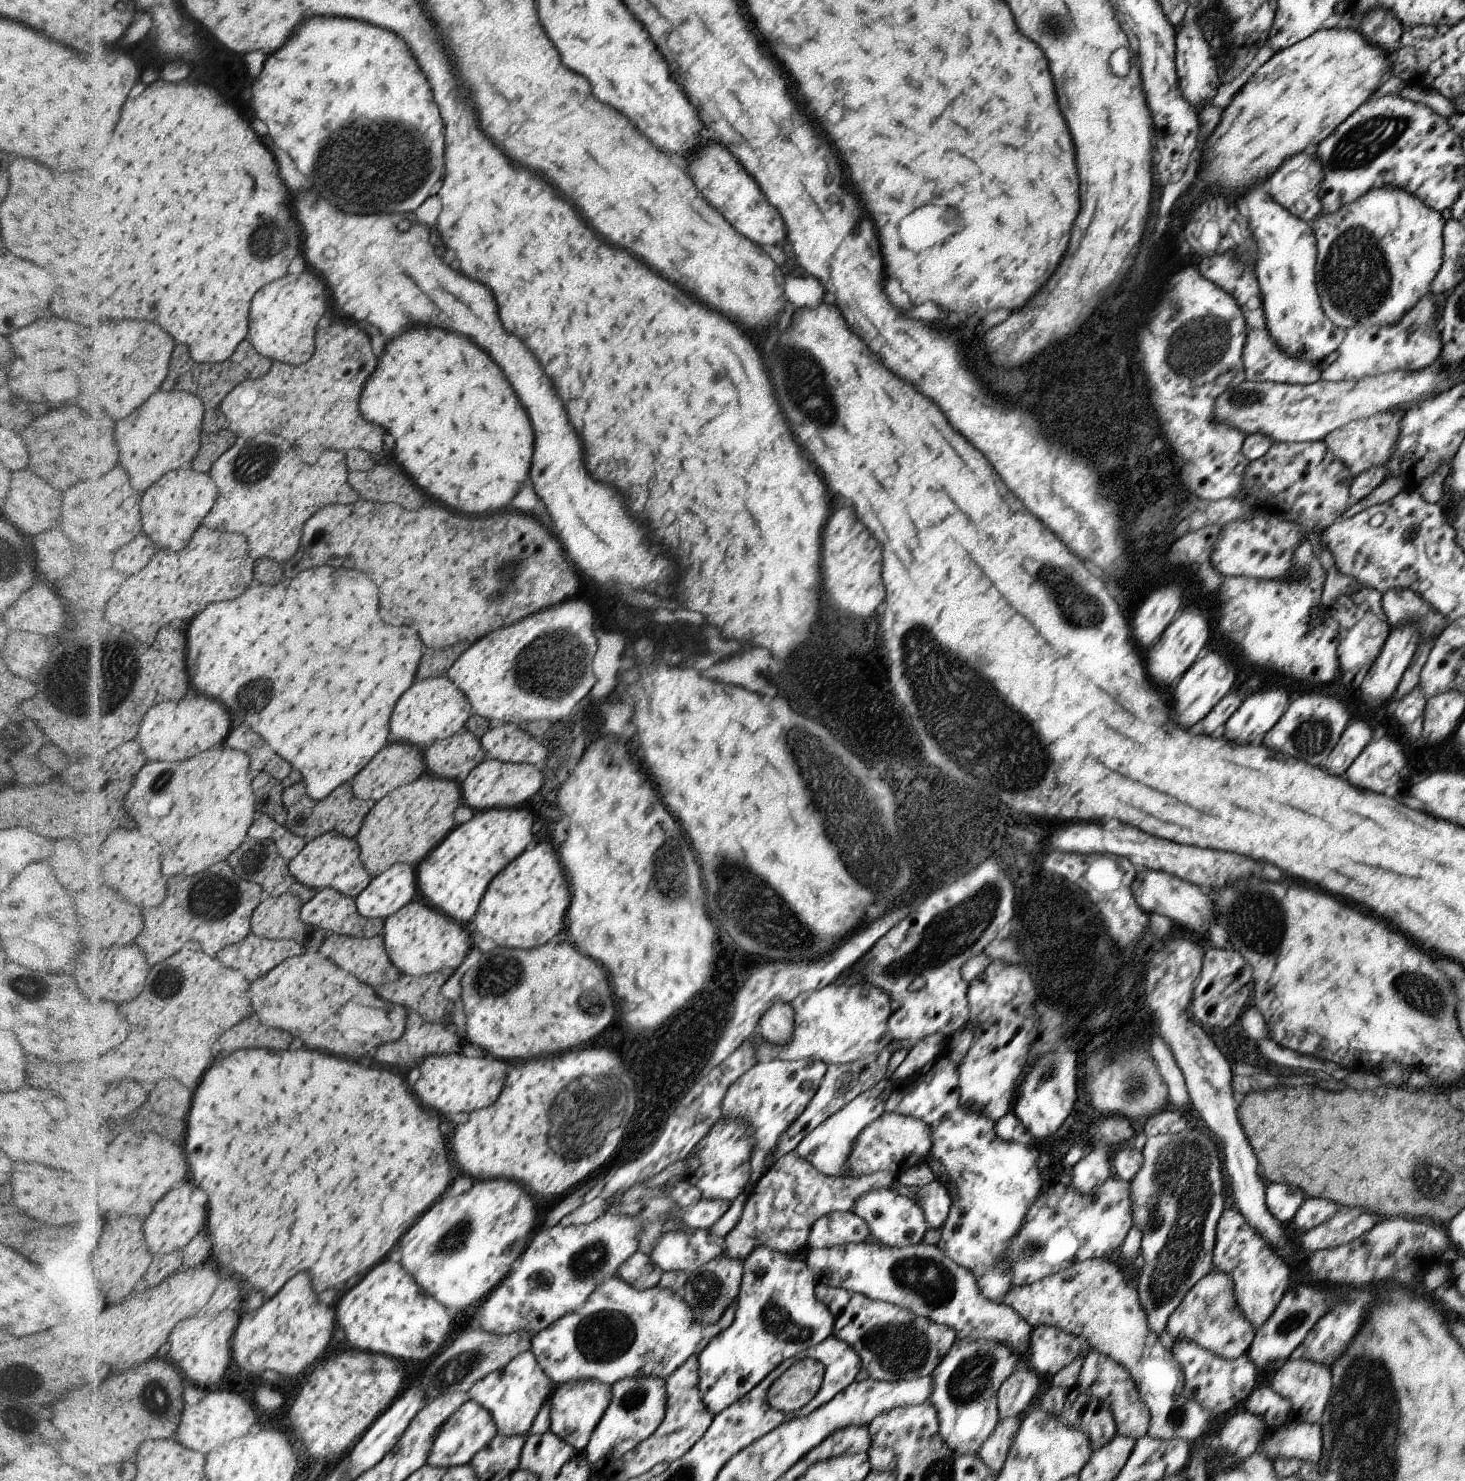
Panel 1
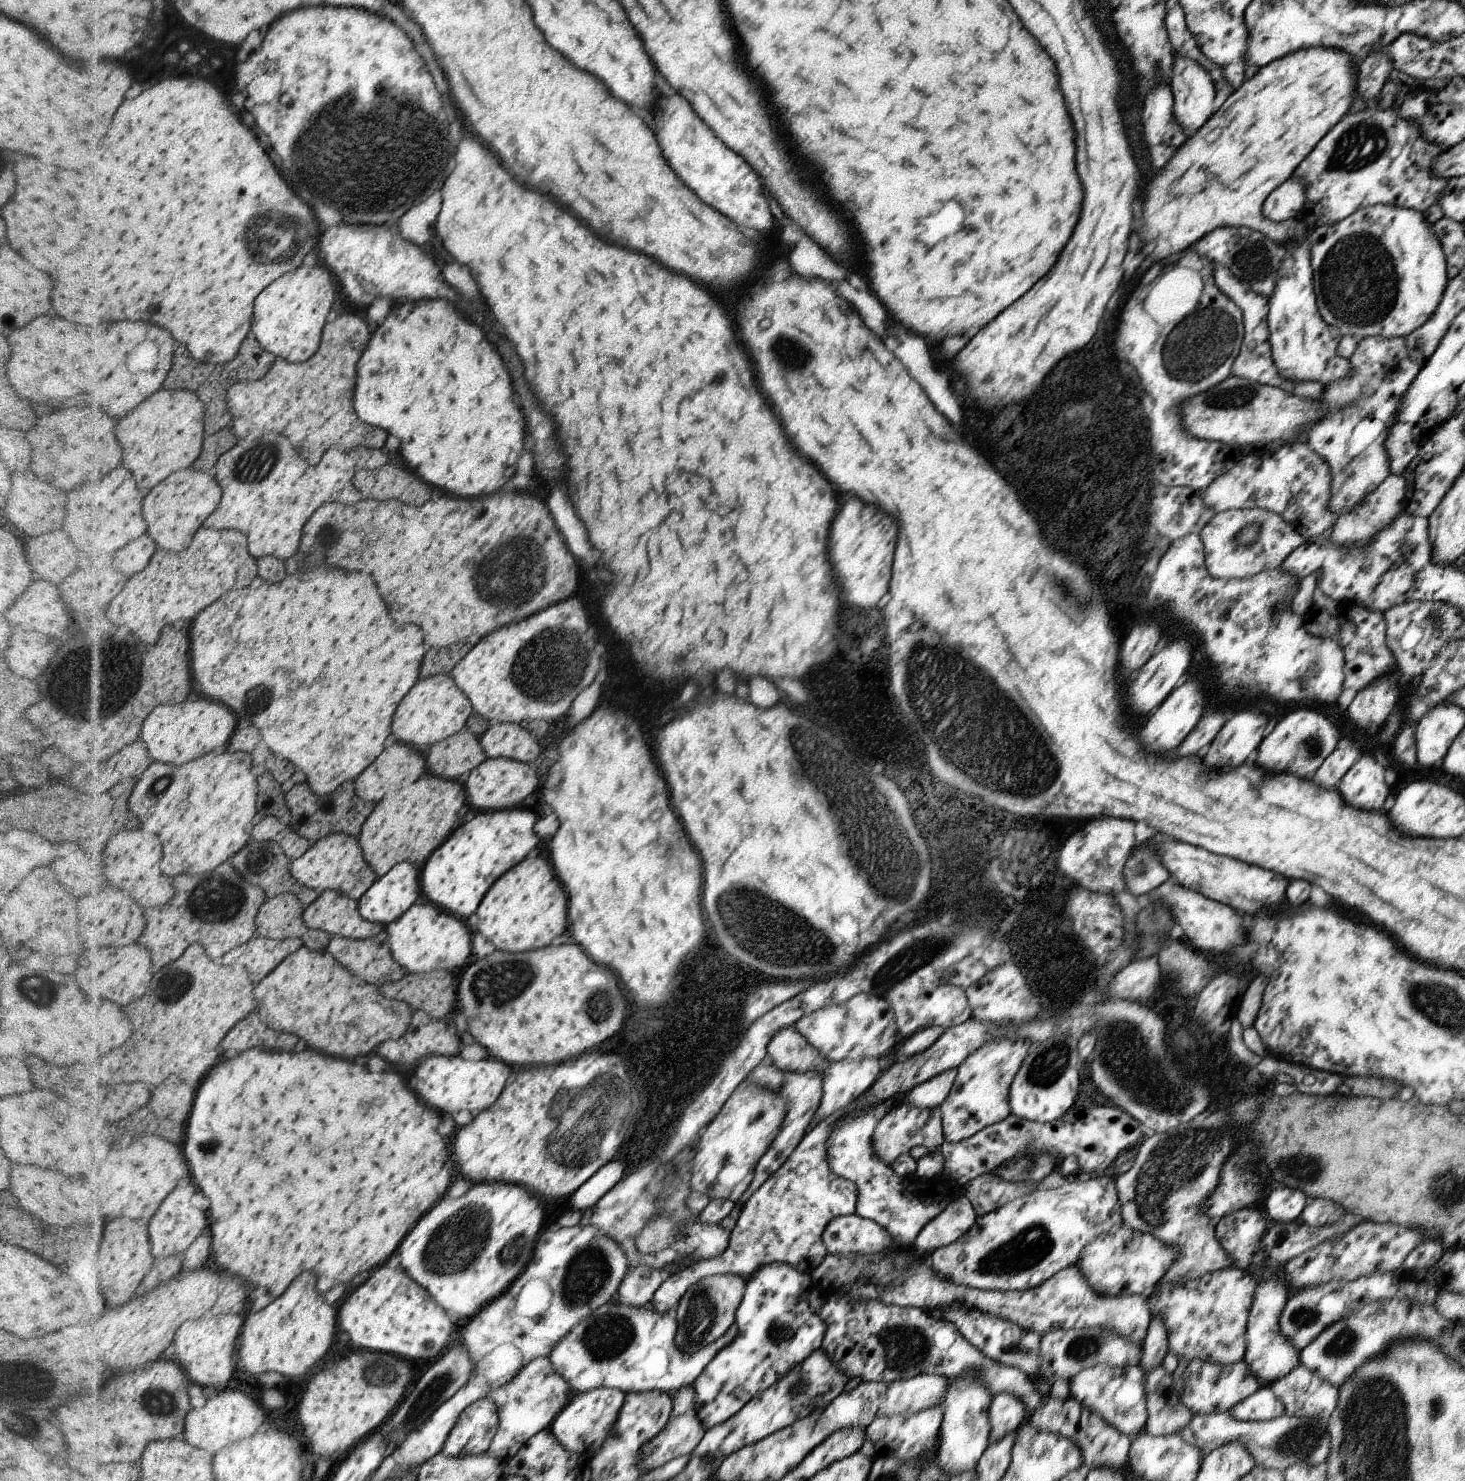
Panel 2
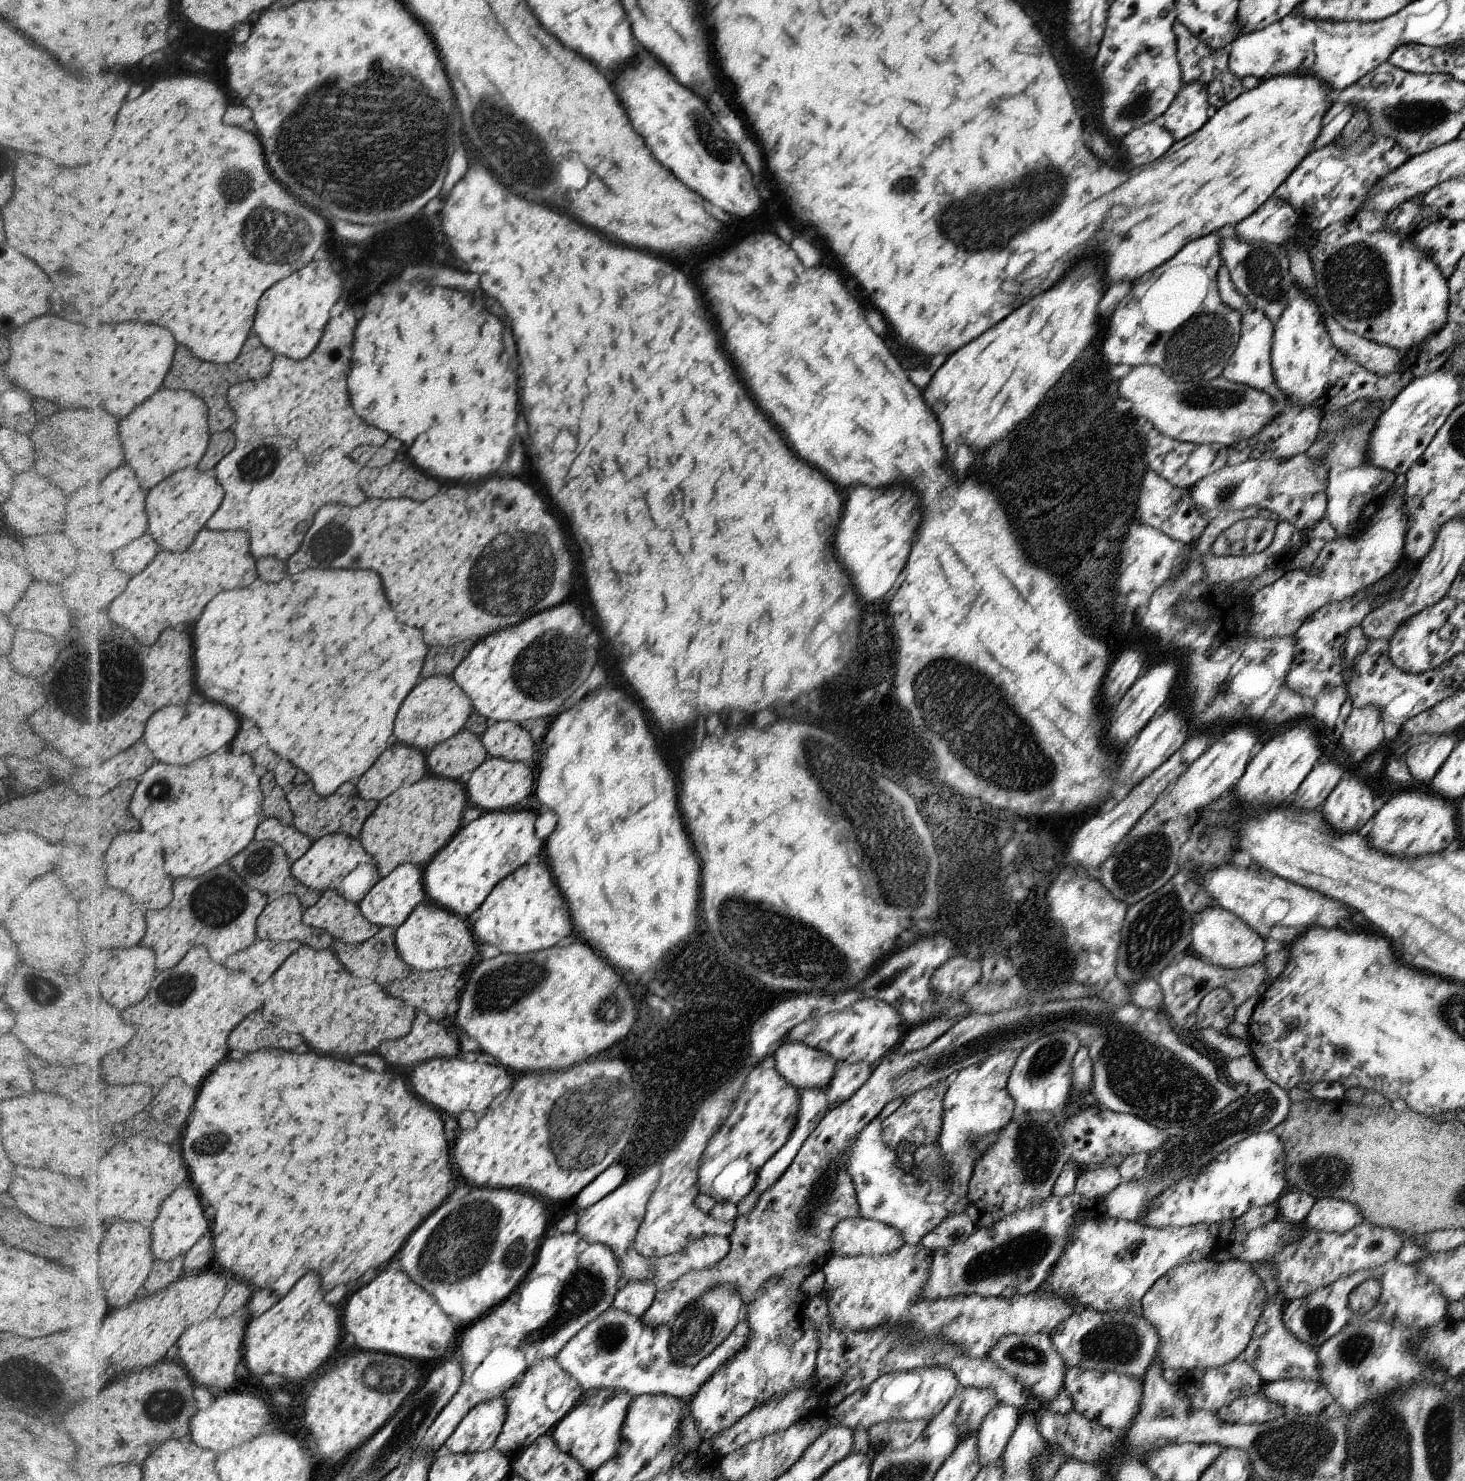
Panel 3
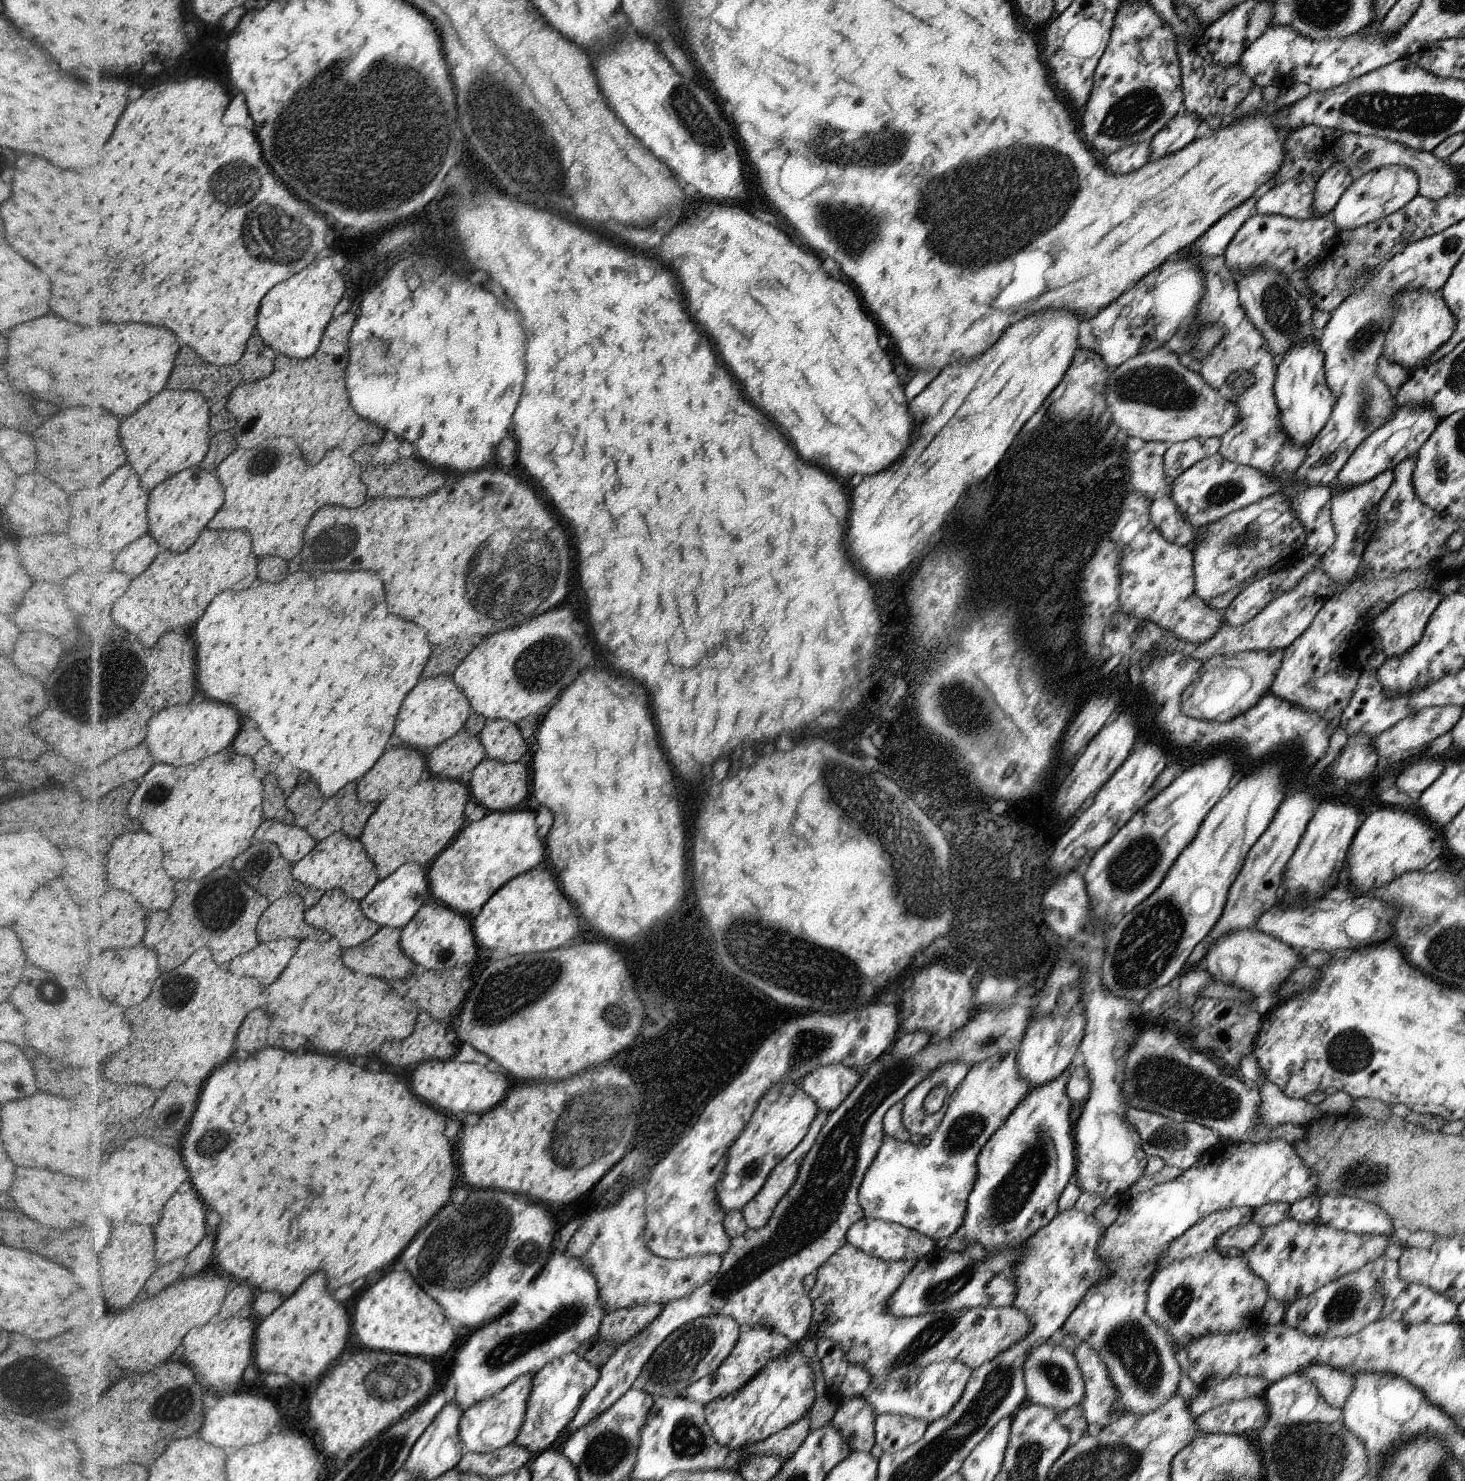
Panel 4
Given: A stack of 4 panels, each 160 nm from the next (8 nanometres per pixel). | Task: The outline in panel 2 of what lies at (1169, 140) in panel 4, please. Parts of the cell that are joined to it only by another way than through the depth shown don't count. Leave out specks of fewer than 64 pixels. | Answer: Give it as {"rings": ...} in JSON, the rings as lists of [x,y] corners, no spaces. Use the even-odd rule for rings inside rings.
{"rings":[[[1174,52],[1173,76],[1169,84],[1175,98],[1174,113],[1178,124],[1188,133],[1198,131],[1213,116],[1212,112],[1215,112],[1213,102],[1217,91],[1208,70],[1204,70],[1204,66],[1200,66],[1196,60]]]}

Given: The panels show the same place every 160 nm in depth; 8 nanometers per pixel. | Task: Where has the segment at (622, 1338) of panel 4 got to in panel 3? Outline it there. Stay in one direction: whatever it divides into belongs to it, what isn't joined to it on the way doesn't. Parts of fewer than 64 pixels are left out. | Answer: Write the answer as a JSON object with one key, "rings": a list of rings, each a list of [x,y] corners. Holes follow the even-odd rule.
{"rings":[[[651,1282],[628,1283],[618,1289],[612,1306],[641,1318],[652,1306],[656,1292],[657,1288]]]}

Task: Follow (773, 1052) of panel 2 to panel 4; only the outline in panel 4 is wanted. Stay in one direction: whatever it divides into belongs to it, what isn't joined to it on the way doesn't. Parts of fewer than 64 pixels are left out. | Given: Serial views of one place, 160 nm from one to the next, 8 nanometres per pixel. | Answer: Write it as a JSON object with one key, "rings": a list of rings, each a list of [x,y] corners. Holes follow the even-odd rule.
{"rings":[[[832,1064],[826,1067],[817,1068],[813,1073],[805,1076],[798,1085],[804,1092],[809,1094],[815,1101],[817,1107],[830,1114],[834,1112],[847,1096],[855,1089],[855,1086],[861,1081],[862,1073],[843,1064]]]}

